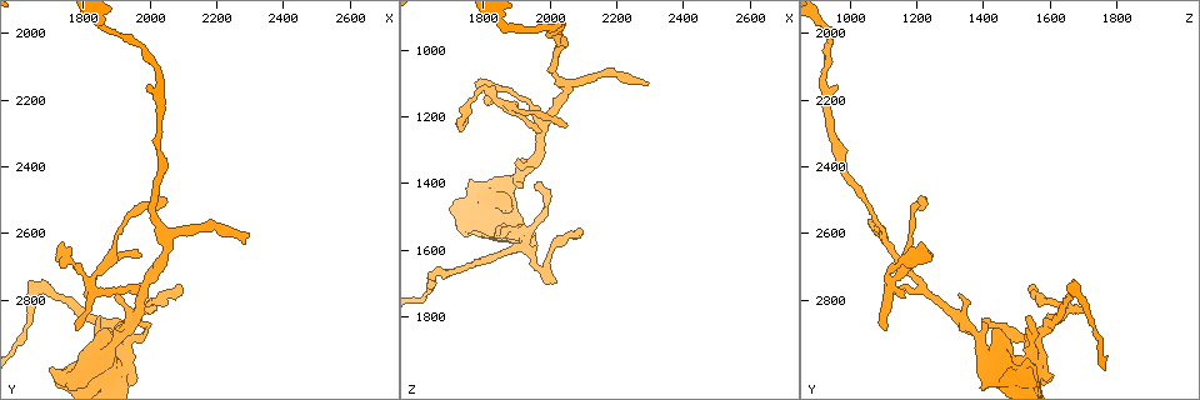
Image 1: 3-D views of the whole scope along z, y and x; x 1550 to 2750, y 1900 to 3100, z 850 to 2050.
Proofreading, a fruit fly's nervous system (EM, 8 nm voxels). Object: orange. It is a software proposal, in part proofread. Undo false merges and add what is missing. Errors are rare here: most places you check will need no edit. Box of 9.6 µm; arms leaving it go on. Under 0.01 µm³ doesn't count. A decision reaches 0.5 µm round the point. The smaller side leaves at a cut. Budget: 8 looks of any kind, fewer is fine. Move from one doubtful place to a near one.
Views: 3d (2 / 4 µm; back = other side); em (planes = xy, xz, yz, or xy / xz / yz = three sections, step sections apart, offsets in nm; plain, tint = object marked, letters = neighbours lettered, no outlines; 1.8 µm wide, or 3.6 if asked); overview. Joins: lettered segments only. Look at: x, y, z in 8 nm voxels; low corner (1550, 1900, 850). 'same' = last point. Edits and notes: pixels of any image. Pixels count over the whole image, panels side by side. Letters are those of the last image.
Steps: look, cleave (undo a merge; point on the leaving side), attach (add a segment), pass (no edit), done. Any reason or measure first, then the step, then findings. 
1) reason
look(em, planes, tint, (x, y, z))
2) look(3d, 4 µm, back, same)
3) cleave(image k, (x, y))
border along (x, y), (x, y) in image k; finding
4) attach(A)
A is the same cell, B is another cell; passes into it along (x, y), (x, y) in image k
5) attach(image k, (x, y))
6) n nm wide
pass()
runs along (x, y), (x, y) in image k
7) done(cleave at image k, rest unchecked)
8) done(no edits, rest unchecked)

tapers out
look(em, planes, letters, (2290, 2610, 1110))

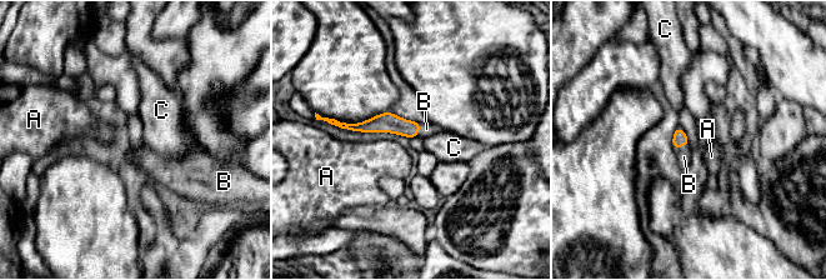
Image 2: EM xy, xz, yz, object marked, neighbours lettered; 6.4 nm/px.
attach(B)
B is the same cell, A and C are other cells; passes into it along (680, 139), (681, 145), (682, 154) in image 2; it goes on there

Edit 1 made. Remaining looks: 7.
look(3d, 4 µm, (1910, 2960, 1560))

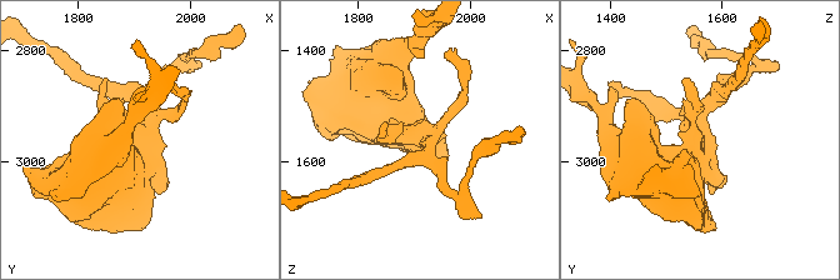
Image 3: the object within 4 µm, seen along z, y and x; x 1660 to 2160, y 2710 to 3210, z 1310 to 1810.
shape alone is not enough
look(em, 3.6 µm, xy, step 16, letters, (1910, 2970, 1550))

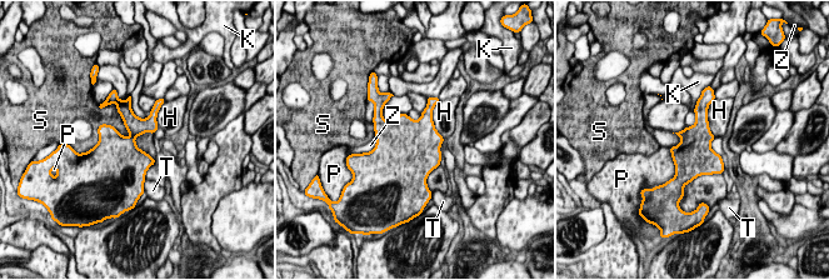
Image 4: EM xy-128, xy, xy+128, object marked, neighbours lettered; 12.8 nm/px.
190 nm wide
pass()
H, K, P, S, T and Z are other cells; border along (135, 136), (135, 144), (154, 159) in image 4; continuous, no second cell

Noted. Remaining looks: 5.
thin neck
look(3d, 4 µm, (1820, 2750, 1120))

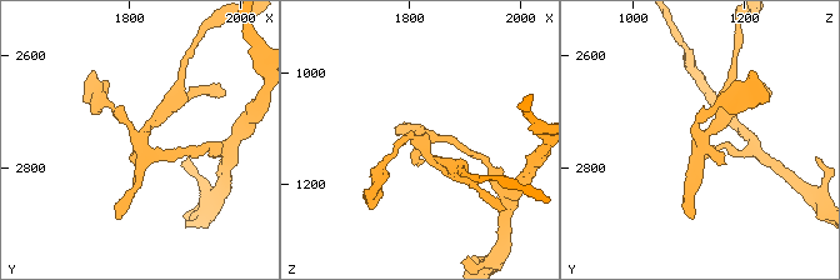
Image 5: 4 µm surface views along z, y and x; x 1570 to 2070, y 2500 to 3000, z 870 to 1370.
4 arms
look(em, xz, step 16, letters, (1825, 2760, 1120))

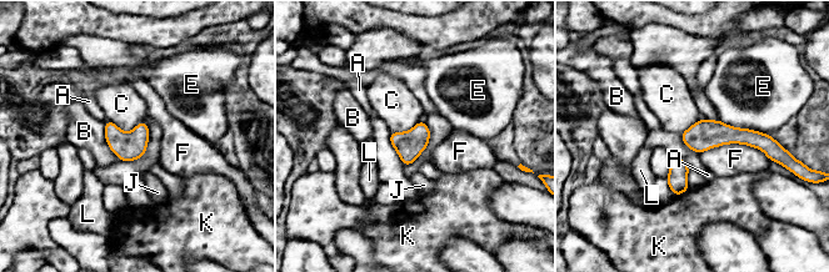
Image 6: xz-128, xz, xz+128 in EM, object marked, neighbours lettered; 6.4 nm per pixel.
pass()
A, B, C, E, F, J, K and L are other cells; runs along (684, 136), (748, 136), (768, 144) in image 6; one cell here

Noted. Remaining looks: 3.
done(attach at image 2, rest unchecked)

